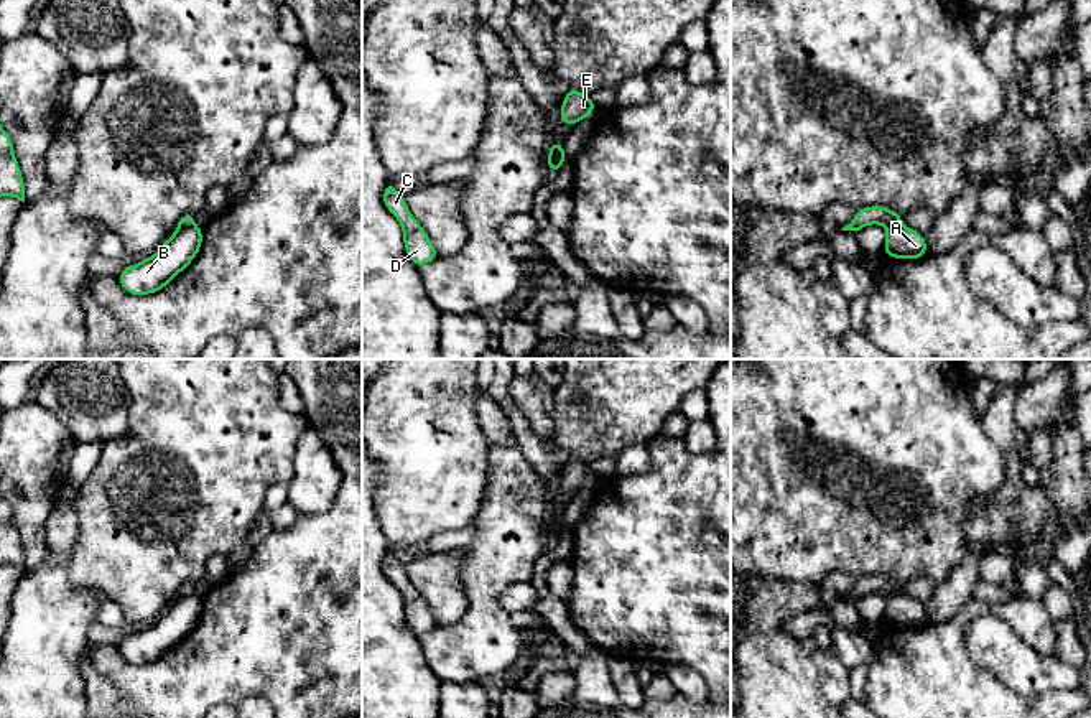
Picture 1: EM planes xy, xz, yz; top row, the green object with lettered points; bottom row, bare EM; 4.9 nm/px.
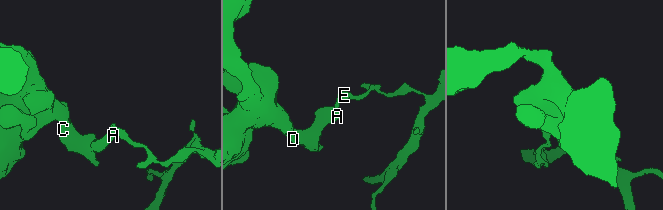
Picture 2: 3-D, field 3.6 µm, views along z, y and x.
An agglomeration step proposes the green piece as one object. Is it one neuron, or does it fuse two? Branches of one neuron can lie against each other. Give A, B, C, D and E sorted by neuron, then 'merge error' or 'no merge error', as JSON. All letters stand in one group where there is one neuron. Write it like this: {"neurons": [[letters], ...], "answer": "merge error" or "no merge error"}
{"neurons": [["A", "B", "C", "D"], ["E"]], "answer": "merge error"}

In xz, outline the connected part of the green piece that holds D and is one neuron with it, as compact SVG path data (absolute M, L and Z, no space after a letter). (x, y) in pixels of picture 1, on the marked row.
M390 181L383 189L383 204L390 211L390 214L393 214L398 219L403 229L403 244L408 259L416 267L438 260L436 249L429 240L426 231L413 217L413 214L406 207L405 198L398 193L398 189Z

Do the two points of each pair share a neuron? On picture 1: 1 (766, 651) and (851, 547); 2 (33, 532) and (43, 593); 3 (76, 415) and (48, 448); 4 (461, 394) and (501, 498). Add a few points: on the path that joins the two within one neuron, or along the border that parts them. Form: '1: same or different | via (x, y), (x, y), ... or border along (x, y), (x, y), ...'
1: different | border along (782, 578), (820, 587)
2: different | border along (41, 560), (25, 572)
3: different | border along (37, 402), (48, 409), (76, 442)
4: different | border along (489, 448), (487, 484), (479, 503)

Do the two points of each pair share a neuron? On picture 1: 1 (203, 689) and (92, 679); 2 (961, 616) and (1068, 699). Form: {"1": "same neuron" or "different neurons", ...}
{"1": "different neurons", "2": "same neuron"}

